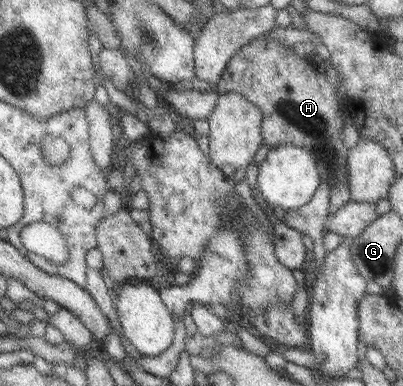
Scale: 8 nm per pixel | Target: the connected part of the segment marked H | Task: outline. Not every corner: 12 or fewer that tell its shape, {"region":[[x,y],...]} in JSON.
{"region":[[266,33],[215,82],[261,111],[262,144],[297,146],[351,201],[331,83]]}

